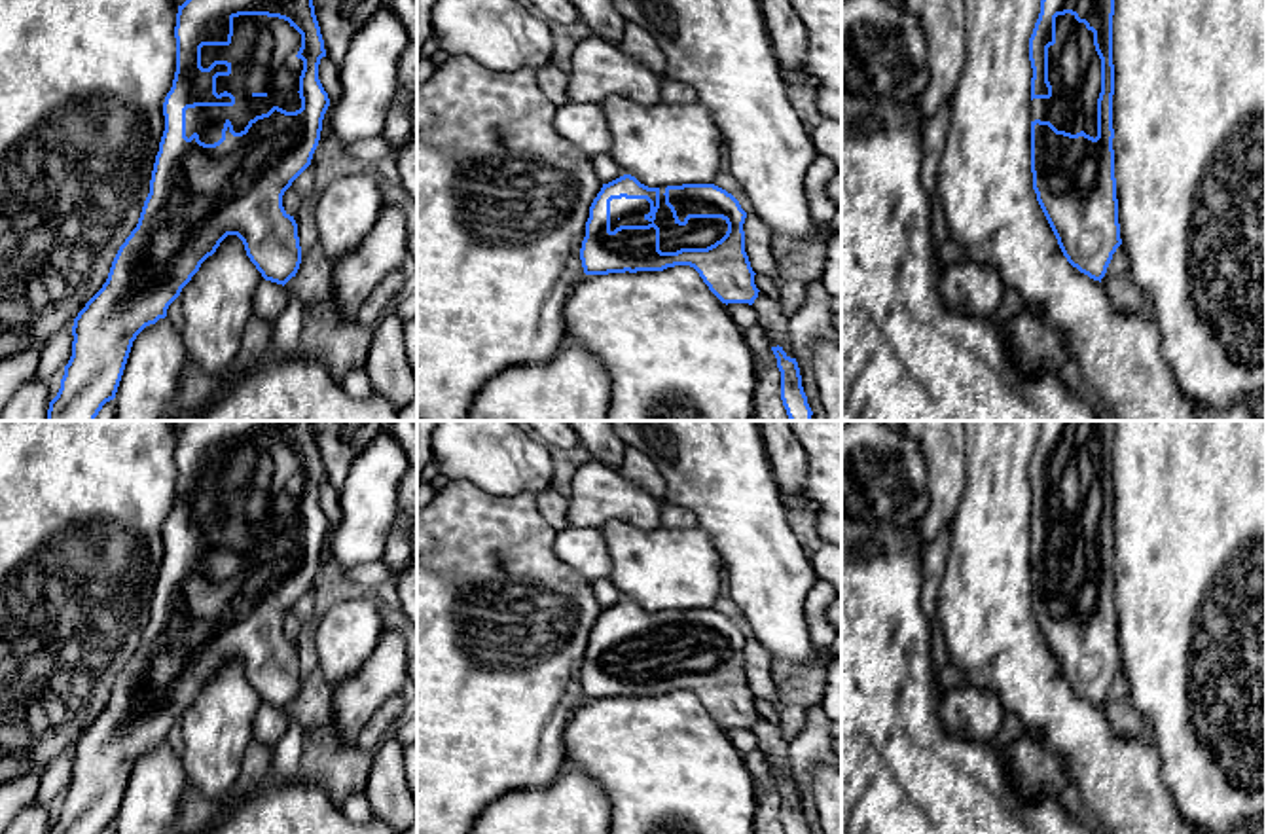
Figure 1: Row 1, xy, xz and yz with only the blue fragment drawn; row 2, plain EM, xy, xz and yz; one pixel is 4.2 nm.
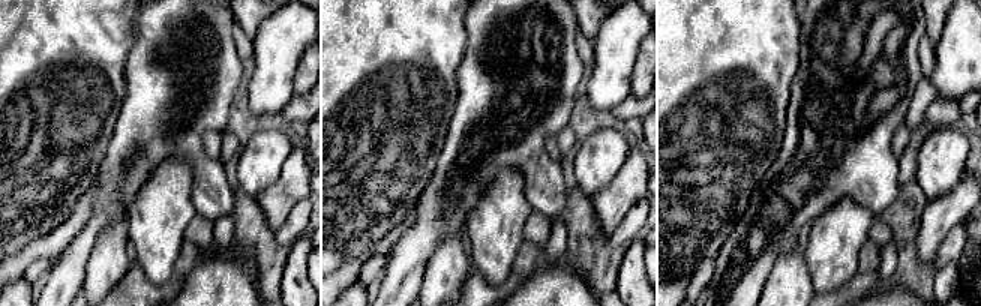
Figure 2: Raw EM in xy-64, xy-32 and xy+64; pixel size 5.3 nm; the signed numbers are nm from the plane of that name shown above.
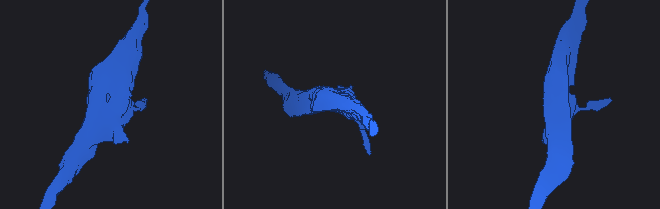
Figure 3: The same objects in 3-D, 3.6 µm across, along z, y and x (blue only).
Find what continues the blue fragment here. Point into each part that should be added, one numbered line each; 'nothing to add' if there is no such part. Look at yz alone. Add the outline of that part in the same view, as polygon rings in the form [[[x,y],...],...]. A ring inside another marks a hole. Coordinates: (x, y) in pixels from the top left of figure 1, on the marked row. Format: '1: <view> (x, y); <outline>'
1: yz (1073, 65); [[[1075,15],[1056,17],[1056,44],[1048,47],[1050,99],[1031,100],[1031,121],[1050,121],[1058,131],[1097,136],[1101,59],[1094,32]]]

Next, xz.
1: xz (700, 232); [[[660,188],[660,208],[654,224],[660,227],[660,250],[677,252],[680,248],[707,248],[720,241],[728,224],[722,218],[690,218],[686,226],[678,226],[671,208],[665,205],[665,188]]]

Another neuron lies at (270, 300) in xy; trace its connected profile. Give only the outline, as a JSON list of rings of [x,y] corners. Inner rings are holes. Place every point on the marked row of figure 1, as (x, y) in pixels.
[[[263,279],[252,299],[254,317],[260,317],[269,324],[273,324],[279,318],[279,315],[284,311],[288,303],[288,296],[290,294],[282,284]]]

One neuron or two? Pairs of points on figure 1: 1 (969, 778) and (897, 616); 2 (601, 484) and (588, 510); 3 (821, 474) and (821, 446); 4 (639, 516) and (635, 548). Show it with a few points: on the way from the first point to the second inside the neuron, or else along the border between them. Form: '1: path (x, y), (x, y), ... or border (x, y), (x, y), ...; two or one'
1: path (929, 738), (897, 706), (897, 656); one
2: path (599, 489), (590, 505); one
3: path (821, 467), (821, 453); one
4: border (660, 525), (637, 529), (607, 520), (599, 527); two

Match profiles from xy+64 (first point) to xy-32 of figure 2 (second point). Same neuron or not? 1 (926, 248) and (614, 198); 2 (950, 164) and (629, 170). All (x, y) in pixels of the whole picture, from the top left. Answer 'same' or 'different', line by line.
1: same
2: different

